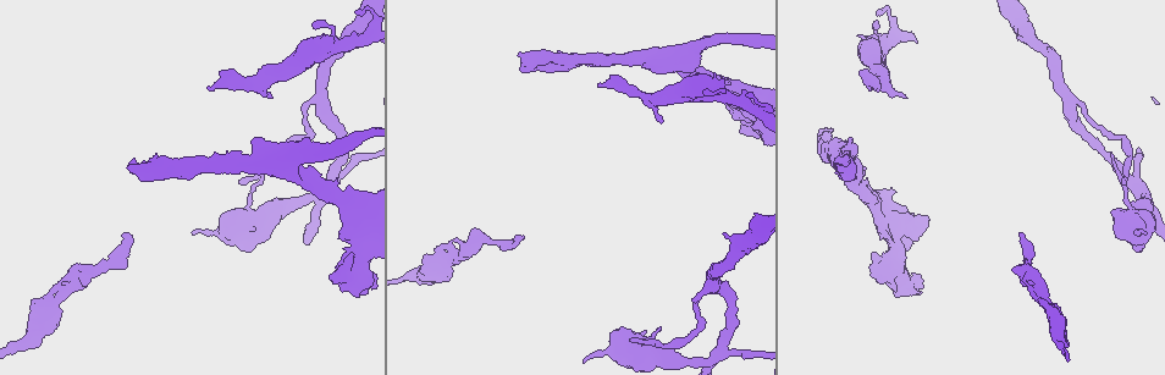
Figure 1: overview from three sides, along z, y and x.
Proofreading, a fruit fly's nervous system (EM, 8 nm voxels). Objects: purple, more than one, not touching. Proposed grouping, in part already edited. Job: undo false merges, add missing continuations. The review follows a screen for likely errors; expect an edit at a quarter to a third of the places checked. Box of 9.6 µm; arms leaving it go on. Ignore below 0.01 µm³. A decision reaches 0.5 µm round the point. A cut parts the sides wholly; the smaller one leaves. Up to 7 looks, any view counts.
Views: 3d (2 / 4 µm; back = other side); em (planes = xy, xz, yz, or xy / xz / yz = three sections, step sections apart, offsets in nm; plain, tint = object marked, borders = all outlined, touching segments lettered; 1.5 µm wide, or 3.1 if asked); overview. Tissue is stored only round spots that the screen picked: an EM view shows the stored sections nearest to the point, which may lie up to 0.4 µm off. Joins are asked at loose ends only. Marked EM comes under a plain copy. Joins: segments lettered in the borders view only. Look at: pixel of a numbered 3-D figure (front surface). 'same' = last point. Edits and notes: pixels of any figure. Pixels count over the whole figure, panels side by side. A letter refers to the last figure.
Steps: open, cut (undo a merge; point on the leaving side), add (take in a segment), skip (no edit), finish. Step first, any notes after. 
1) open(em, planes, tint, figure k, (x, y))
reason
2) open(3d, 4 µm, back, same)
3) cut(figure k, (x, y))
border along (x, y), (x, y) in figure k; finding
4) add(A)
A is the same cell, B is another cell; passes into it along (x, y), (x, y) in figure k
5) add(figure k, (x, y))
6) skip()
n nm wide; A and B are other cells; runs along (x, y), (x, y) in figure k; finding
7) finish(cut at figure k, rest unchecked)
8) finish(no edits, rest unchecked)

open(em, yz, step 8, tint, figure 1, (653, 97))
calibre changes

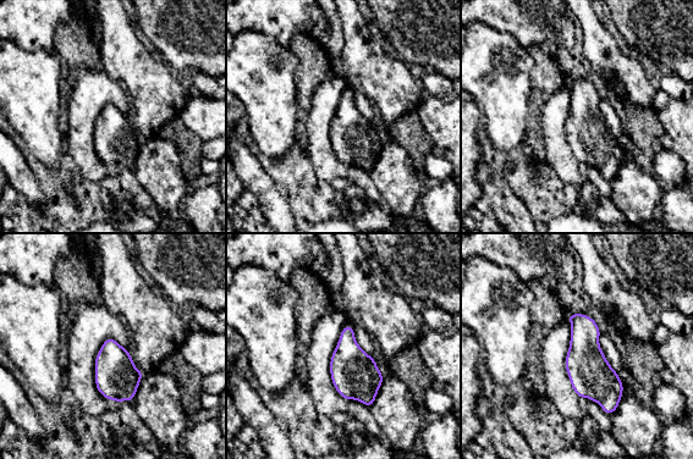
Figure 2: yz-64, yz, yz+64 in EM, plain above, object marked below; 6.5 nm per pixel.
open(em, planes, borders, same)
another direction

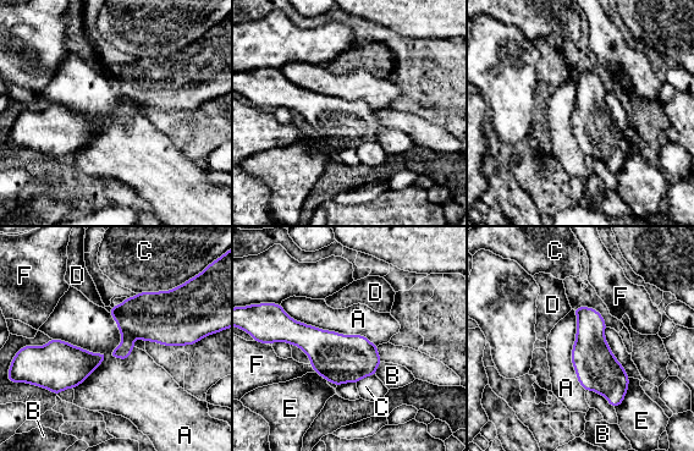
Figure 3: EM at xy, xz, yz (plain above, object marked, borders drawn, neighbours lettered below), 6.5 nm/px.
skip()
A, B, C, D, E and F are other cells; border along (51, 337), (124, 359), (136, 348) in figure 3; all the same cell

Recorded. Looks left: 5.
open(em, yz, step 8, tint, figure 1, (857, 183))
a narrow waist

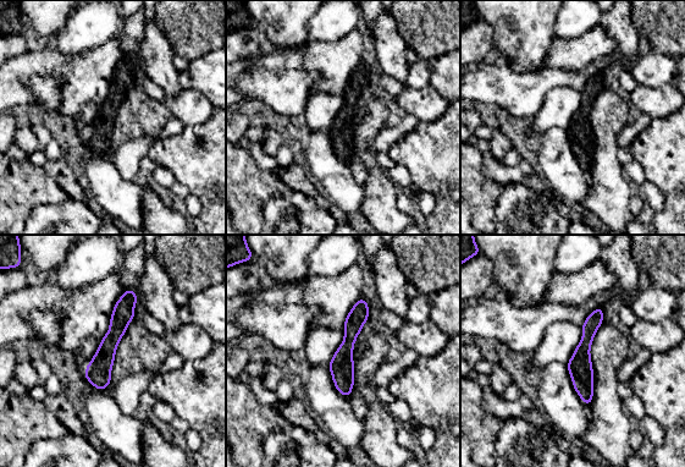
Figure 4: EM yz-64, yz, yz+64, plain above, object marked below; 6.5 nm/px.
open(em, planes, borders, same)

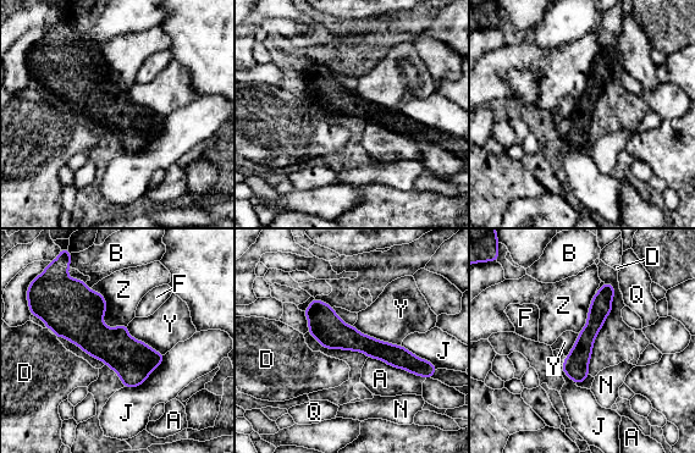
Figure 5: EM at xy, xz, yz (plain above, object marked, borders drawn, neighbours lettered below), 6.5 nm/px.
skip()
A, B, D, F, J, N, Q, Y and Z are other cells; runs along (308, 311), (340, 336), (422, 368) in figure 5; continuous, no second cell

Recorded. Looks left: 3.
open(em, xz, step 4, borders, figure 1, (192, 232))
branch stops here

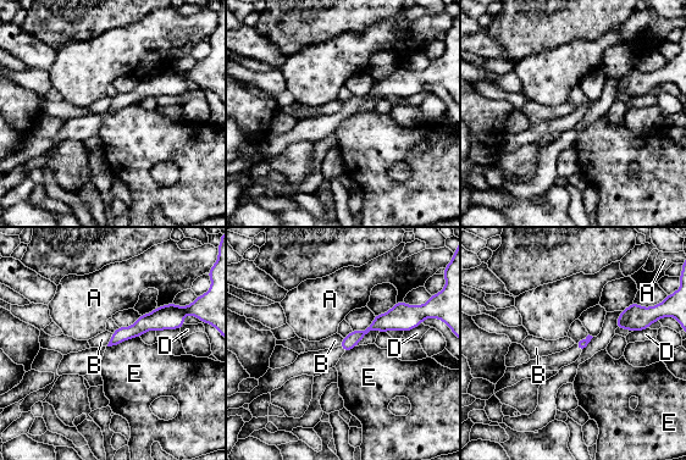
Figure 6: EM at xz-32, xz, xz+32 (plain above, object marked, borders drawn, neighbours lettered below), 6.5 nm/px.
skip()
A, B, D and E are other cells; none of them fits

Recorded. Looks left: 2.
finish(no edits, rest unchecked)

